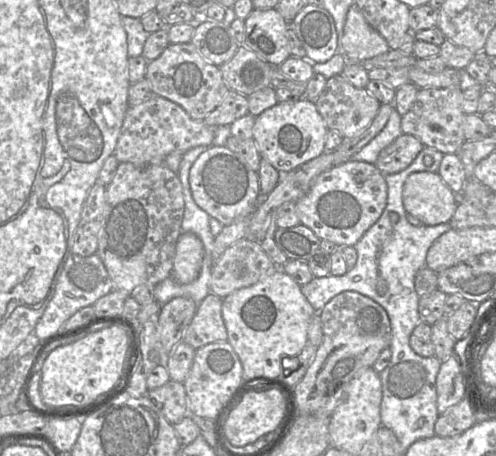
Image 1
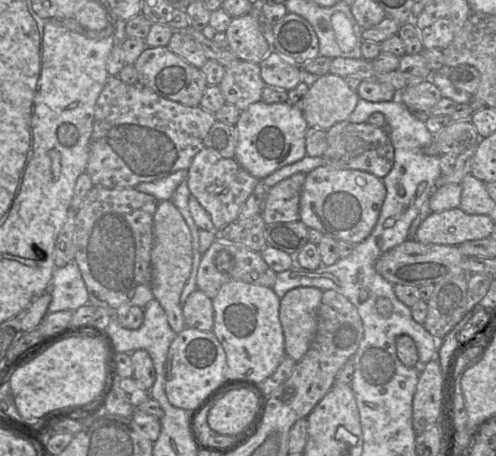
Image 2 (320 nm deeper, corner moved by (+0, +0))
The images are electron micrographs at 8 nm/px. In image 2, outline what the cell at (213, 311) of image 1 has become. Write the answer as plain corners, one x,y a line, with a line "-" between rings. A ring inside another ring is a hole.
194,290
182,306
186,327
200,331
212,331
214,309
212,300
201,290

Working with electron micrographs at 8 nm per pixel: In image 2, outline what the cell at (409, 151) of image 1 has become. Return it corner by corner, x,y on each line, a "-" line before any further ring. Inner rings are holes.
348,120
333,125
326,132
327,148
322,155
324,165
337,170
361,170
383,179
394,165
394,148
383,128

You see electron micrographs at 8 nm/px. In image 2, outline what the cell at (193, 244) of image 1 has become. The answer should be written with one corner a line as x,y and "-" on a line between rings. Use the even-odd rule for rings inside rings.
170,201
158,203
153,219
154,241
151,250
152,293
166,313
171,329
180,333
186,322
180,296
192,270
192,244
190,229
175,205

